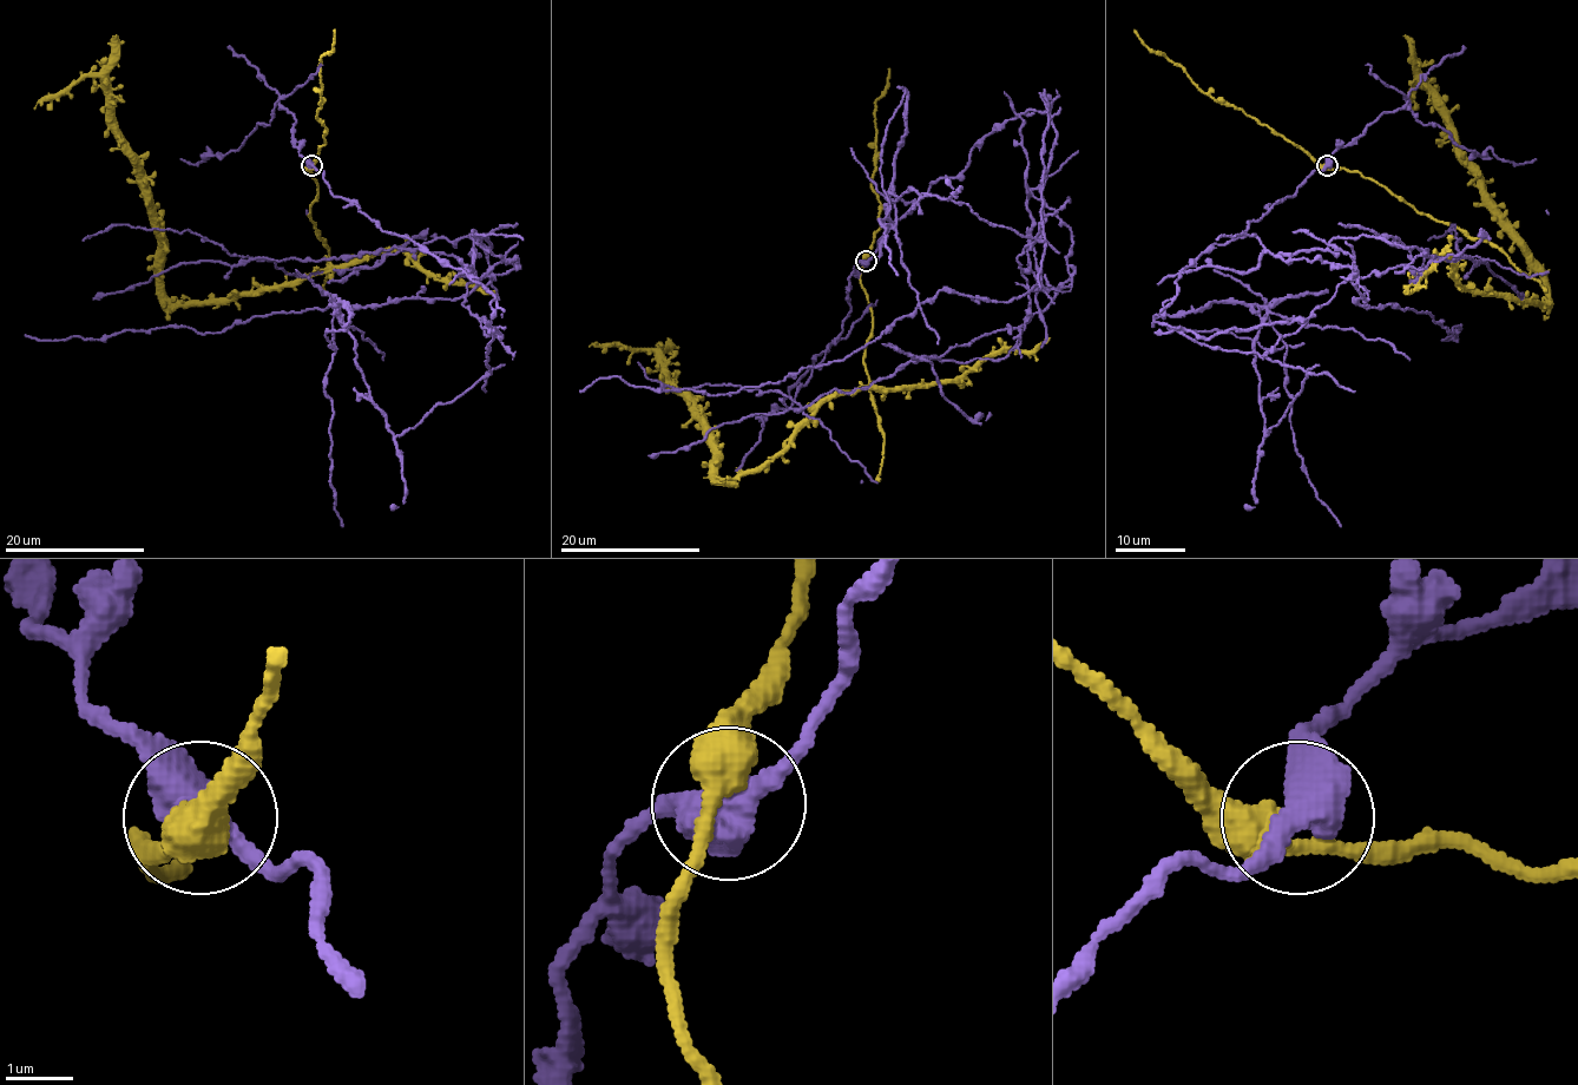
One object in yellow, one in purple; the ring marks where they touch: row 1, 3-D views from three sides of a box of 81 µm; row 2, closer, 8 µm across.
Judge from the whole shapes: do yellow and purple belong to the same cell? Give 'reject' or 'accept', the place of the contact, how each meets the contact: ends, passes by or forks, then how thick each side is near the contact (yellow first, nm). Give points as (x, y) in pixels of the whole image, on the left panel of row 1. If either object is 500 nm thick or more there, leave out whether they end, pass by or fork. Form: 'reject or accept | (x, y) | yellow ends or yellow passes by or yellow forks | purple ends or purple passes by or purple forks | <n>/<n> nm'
reject | (311, 165) | 440/500 nm

